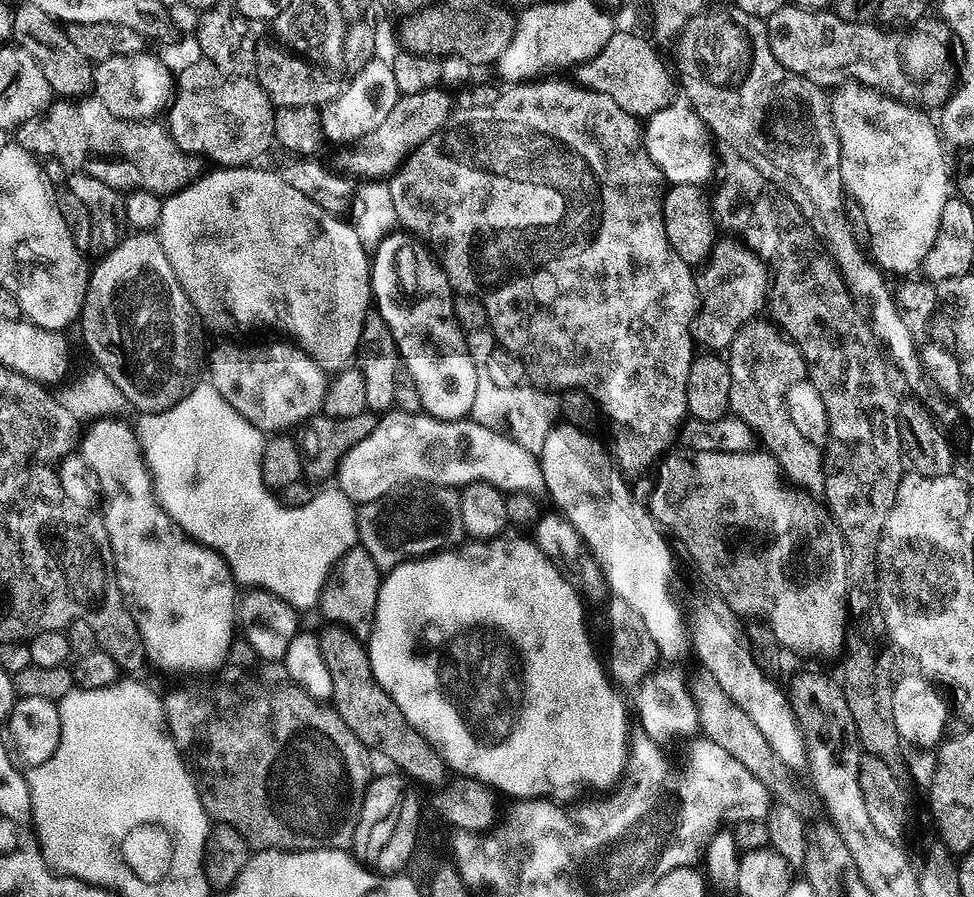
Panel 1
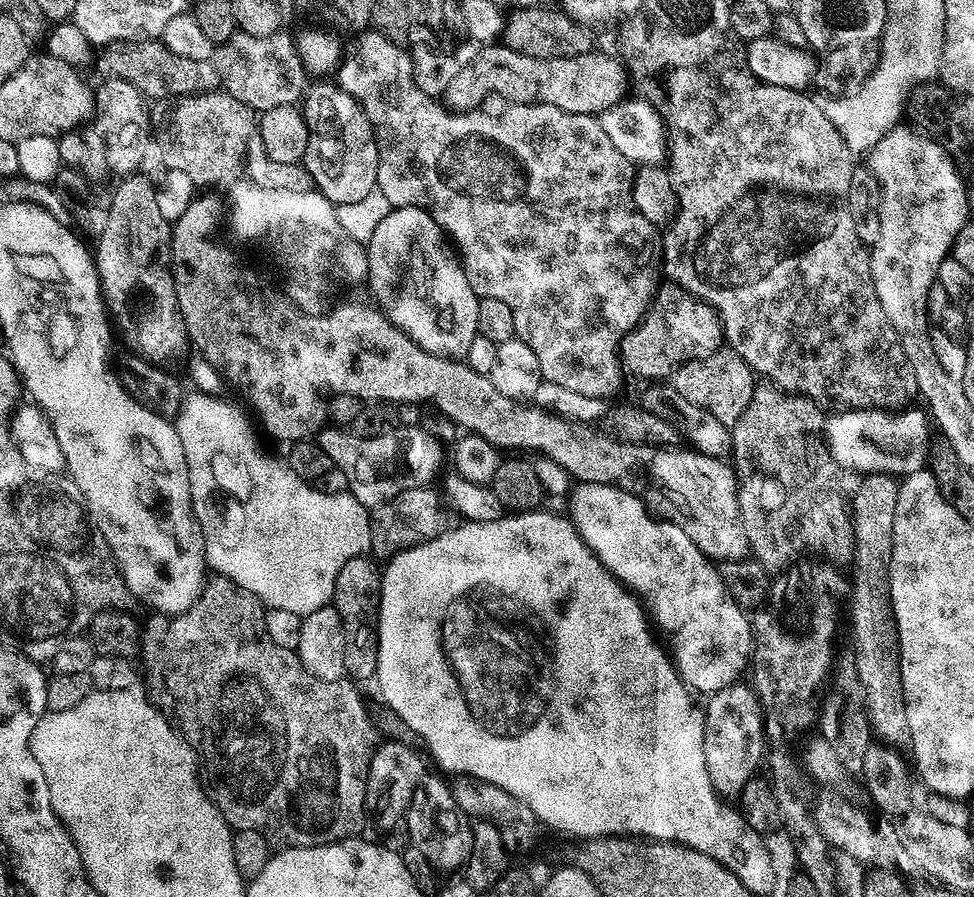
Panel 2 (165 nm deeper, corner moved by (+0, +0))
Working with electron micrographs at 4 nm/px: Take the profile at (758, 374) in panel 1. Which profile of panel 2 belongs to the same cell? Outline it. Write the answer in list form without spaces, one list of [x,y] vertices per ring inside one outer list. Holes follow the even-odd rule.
[[[764,382],[752,391],[750,404],[742,410],[742,418],[731,425],[730,463],[740,493],[740,511],[748,518],[748,536],[752,536],[756,552],[760,552],[760,560],[764,560],[765,570],[773,570],[801,554],[817,556],[831,564],[851,565],[856,539],[850,500],[840,489],[842,469],[831,457],[822,435],[825,417],[820,416],[820,408],[817,401],[803,394],[789,394]]]

